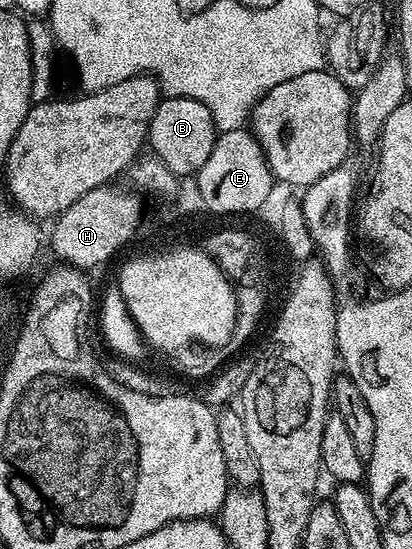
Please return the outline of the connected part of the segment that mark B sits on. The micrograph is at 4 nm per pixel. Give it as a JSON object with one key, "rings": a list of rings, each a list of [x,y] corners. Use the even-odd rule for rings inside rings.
{"rings":[[[169,96],[160,99],[153,114],[153,122],[147,131],[147,144],[158,160],[169,166],[173,175],[191,178],[201,170],[201,166],[205,166],[215,145],[216,135],[213,118],[209,110],[201,106],[201,102],[193,102],[193,98]]]}

